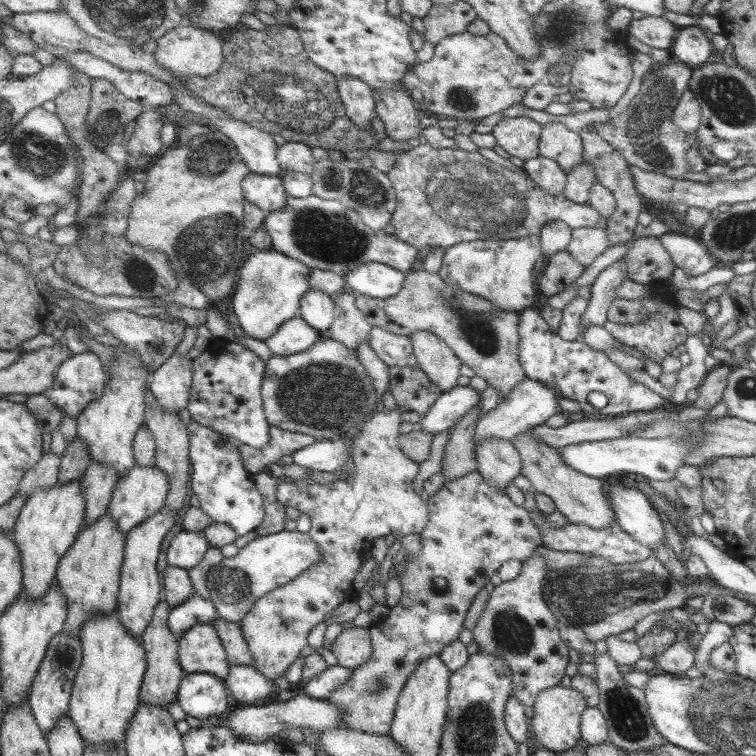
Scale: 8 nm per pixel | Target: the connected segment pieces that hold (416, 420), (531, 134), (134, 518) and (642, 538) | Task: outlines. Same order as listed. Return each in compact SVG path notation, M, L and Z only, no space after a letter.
M389 367L390 394L402 411L402 421L411 422L417 428L427 410L436 402L442 391L420 368Z
M526 117L506 118L493 126L491 134L508 155L526 161L537 158L543 126Z
M136 464L134 468L128 470L127 475L119 477L107 513L115 518L120 530L127 534L130 529L136 528L164 508L169 492L170 479L164 471L156 465Z
M619 478L605 487L606 496L615 511L615 523L634 540L654 550L666 538L664 524L642 492L624 488Z

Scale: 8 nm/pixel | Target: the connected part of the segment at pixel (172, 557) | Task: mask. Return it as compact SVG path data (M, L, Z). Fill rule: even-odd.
M181 531L167 550L167 564L190 570L207 553L210 544L203 531Z

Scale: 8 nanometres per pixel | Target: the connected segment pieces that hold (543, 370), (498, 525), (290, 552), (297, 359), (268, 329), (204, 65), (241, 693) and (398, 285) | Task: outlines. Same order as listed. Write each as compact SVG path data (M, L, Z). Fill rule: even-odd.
M525 309L519 313L520 342L519 361L527 371L528 379L556 386L564 398L580 403L584 413L603 418L620 417L628 413L653 411L664 404L656 392L628 376L616 363L603 353L588 346L582 338L568 341L552 331L546 319L538 311ZM590 392L602 392L608 398L607 405L595 409L588 403Z
M477 470L468 473L466 476L446 481L443 487L435 495L432 495L427 503L430 507L430 522L420 533L421 549L419 552L414 553L409 559L406 558L402 563L393 564L392 566L396 571L395 578L399 580L403 590L400 603L391 610L388 616L368 629L371 634L372 647L374 648L371 660L366 665L358 666L358 668L354 670L351 680L342 686L340 690L336 690L327 700L328 703L332 703L332 705L338 707L340 711L344 711L343 726L348 729L360 730L372 734L389 734L391 732L392 722L395 721L395 710L398 708L400 694L403 693L403 689L411 679L411 675L415 673L416 669L418 669L420 664L424 663L426 659L432 657L432 655L439 655L442 649L451 645L452 640L458 641L458 634L460 634L460 630L462 630L466 612L468 612L468 608L470 608L474 596L480 592L480 588L492 578L492 572L496 572L498 568L502 568L506 561L518 560L522 563L526 562L533 556L535 550L543 545L541 531L539 527L535 525L531 513L524 509L524 507L517 506L510 497L508 497L504 489L492 486Z
M282 529L277 533L257 536L239 549L236 556L224 557L208 572L208 587L211 591L209 599L214 603L220 618L239 623L251 612L259 598L294 581L306 569L318 565L320 560L322 551L308 533Z
M322 338L315 342L310 349L303 353L288 356L272 355L266 361L266 376L262 382L263 409L266 411L267 421L271 426L281 430L298 432L312 436L316 441L342 440L352 427L355 427L366 417L370 417L375 406L378 405L378 391L368 370L361 363L356 351L348 350L336 340Z
M270 247L256 249L247 258L240 273L232 308L244 332L252 338L265 341L293 318L299 316L304 295L311 290L311 267L301 260L282 254Z
M185 23L175 29L168 30L163 37L157 40L158 47L153 58L167 68L173 76L185 79L187 77L207 77L218 72L223 66L223 39L200 26Z
M231 666L231 672L224 679L235 703L261 703L272 692L274 683L268 681L254 668Z
M369 262L345 274L348 290L377 300L396 297L403 290L407 275L387 263Z

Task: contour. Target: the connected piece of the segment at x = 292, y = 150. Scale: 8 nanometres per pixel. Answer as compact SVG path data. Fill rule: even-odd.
M287 142L276 152L276 160L282 171L312 175L316 160L308 145L301 142Z

